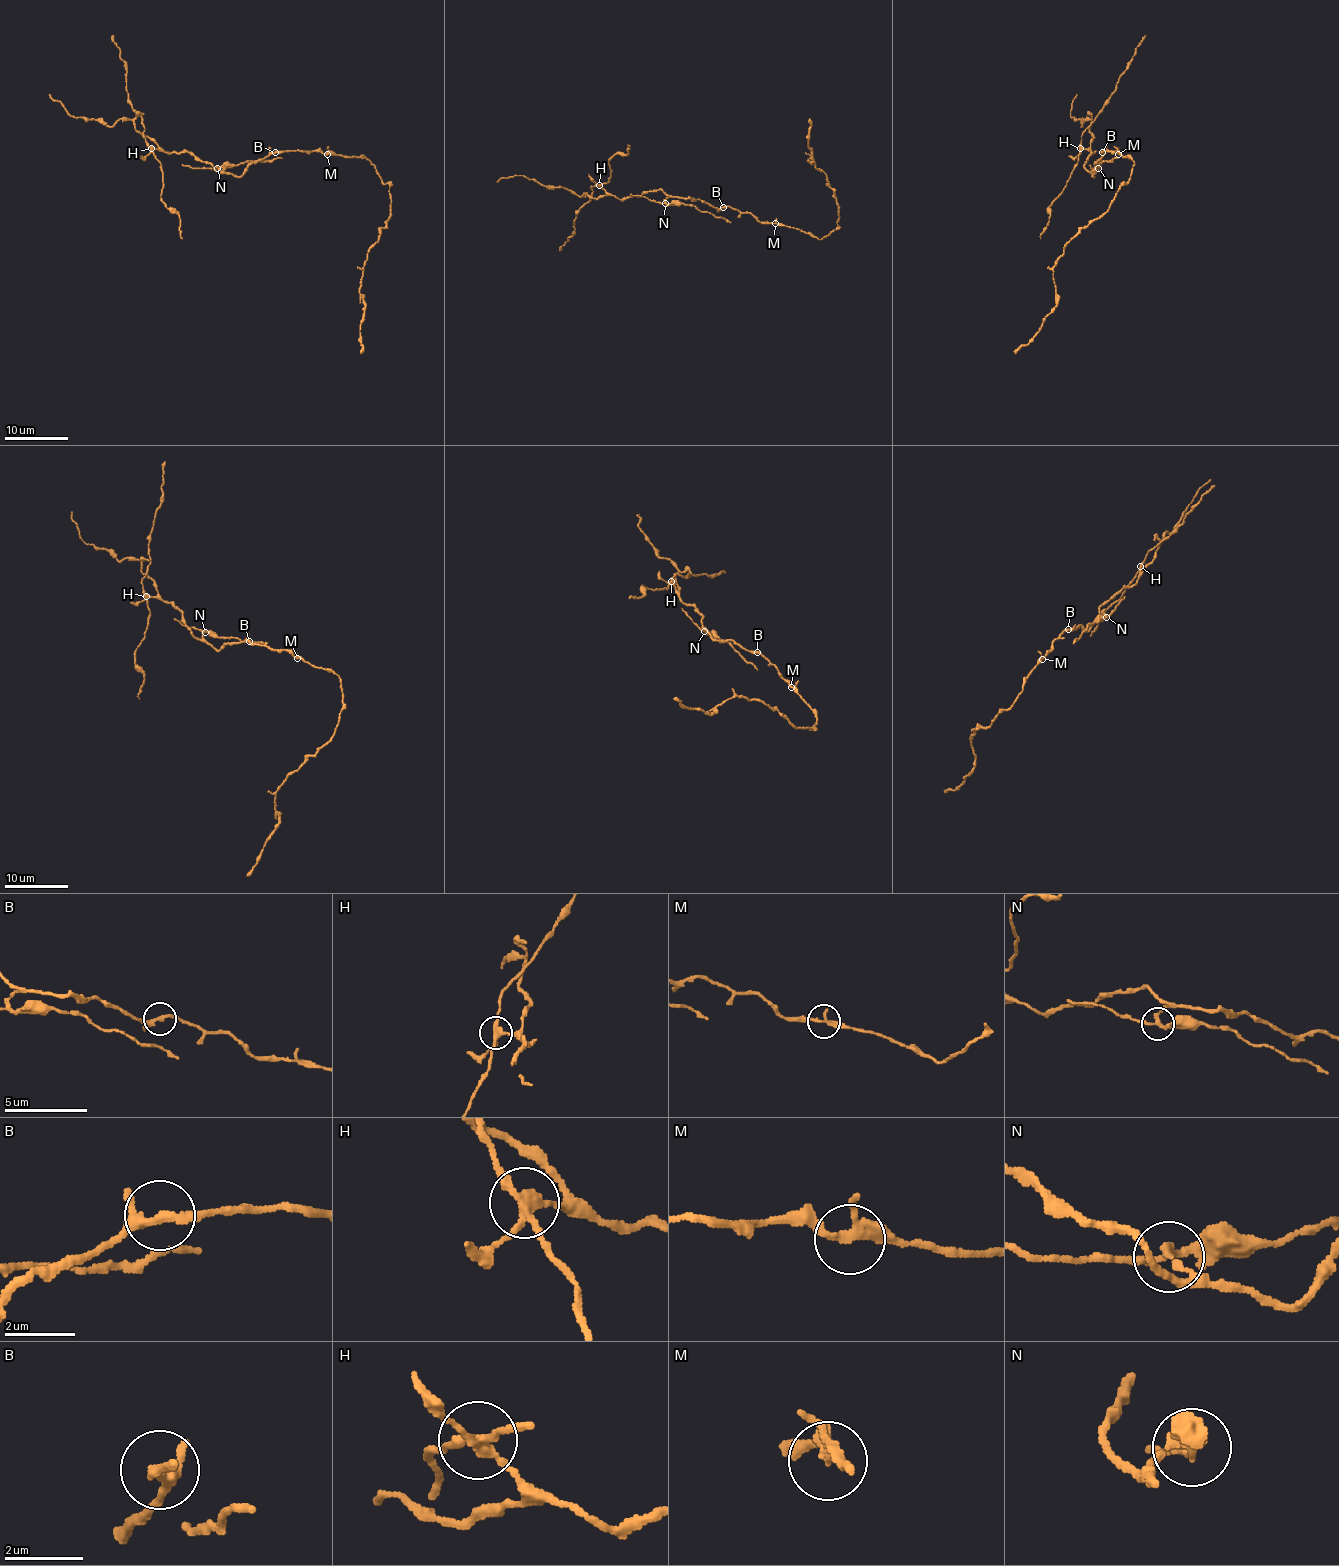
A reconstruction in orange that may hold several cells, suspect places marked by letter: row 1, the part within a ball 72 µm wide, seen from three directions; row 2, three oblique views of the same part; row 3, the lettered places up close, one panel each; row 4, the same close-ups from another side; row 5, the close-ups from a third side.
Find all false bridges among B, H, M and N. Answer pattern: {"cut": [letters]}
{"cut": ["H", "N"]}

